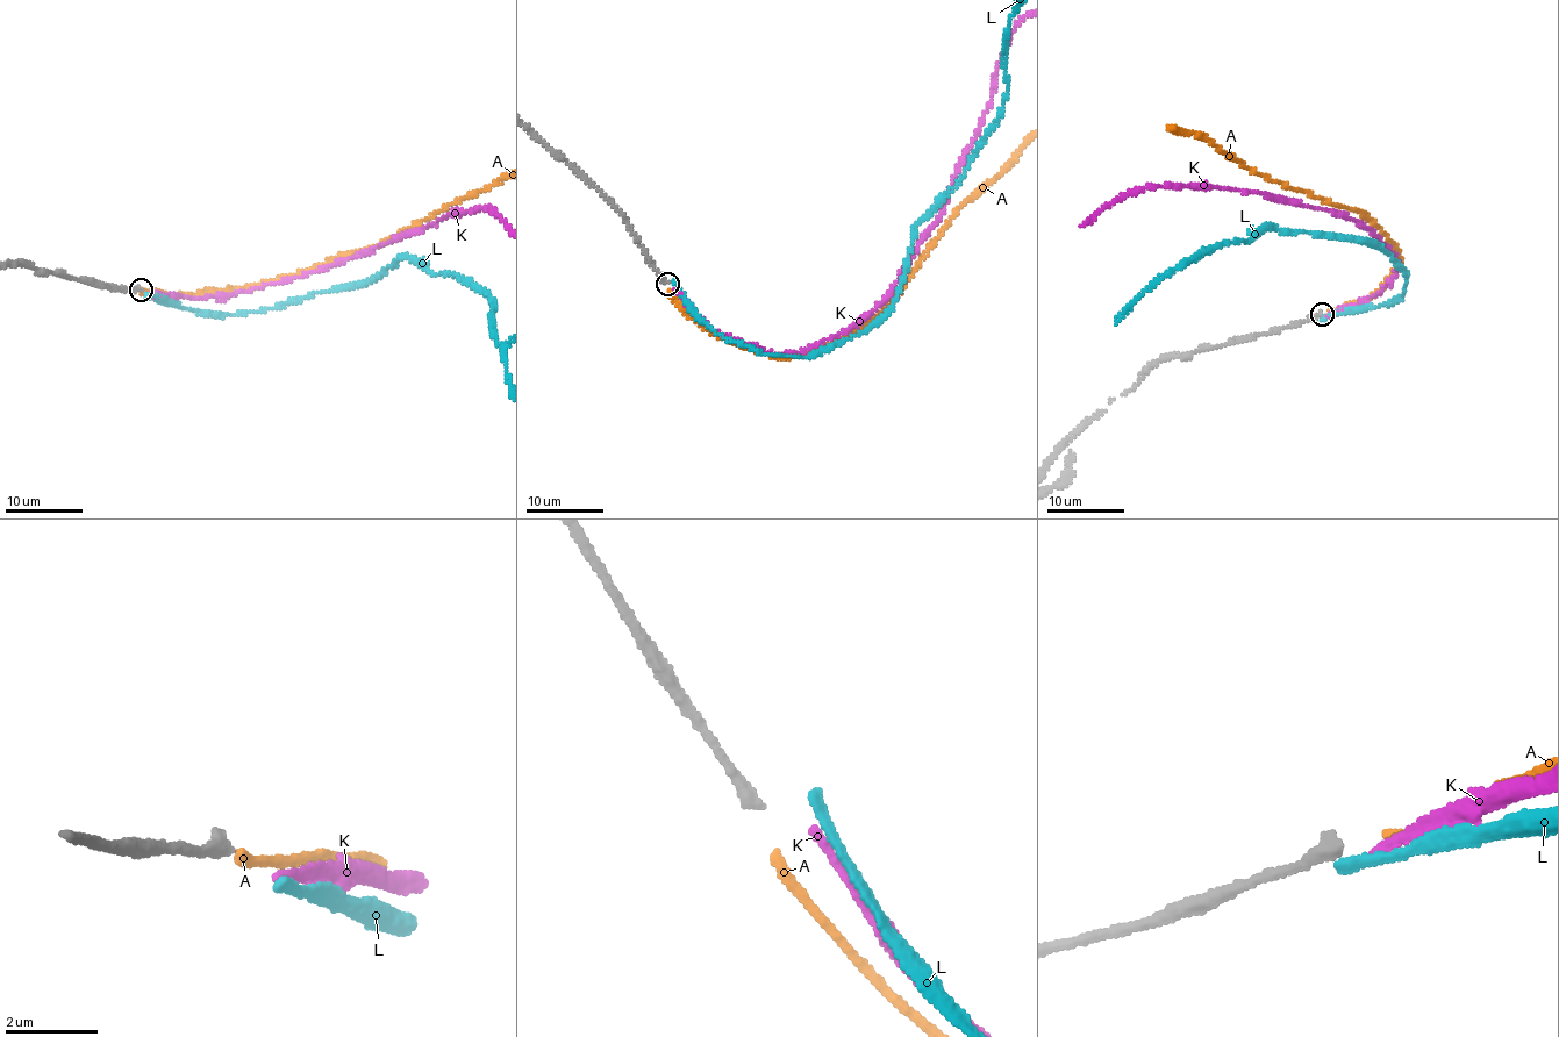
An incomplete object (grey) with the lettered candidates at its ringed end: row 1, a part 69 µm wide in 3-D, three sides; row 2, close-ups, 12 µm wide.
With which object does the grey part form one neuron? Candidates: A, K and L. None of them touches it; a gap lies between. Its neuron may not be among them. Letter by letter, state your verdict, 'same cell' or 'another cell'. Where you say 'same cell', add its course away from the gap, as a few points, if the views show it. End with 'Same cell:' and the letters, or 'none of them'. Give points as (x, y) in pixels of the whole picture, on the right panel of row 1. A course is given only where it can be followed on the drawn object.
A: another cell
K: another cell
L: another cell
Same cell: none of them

